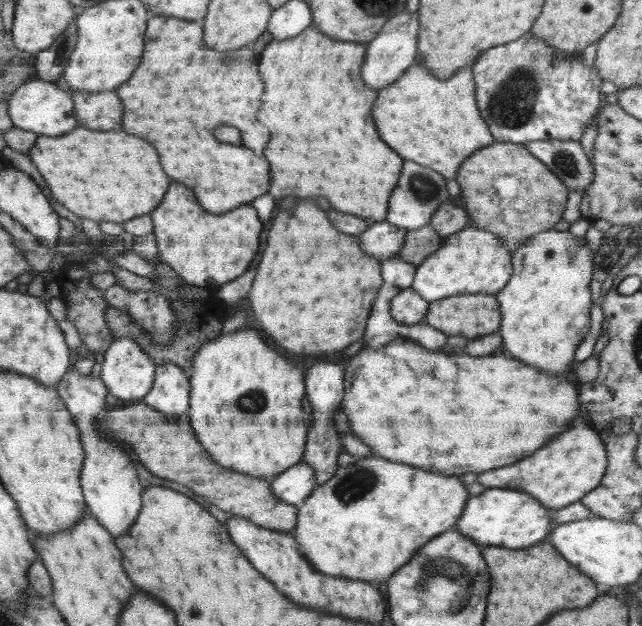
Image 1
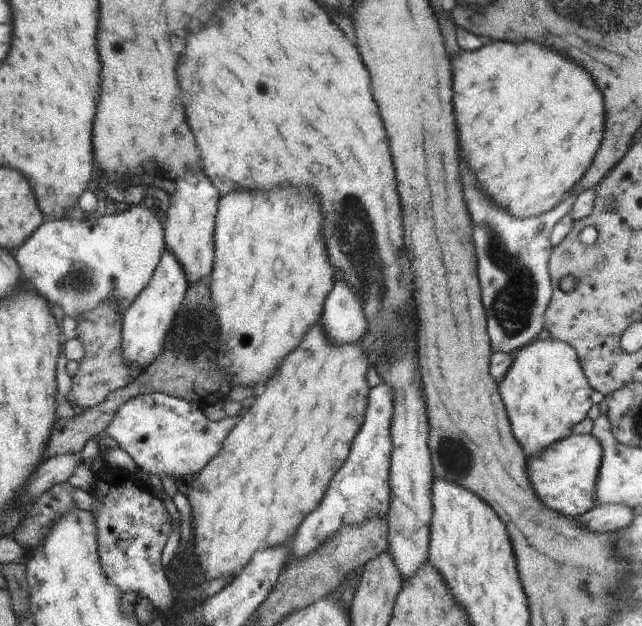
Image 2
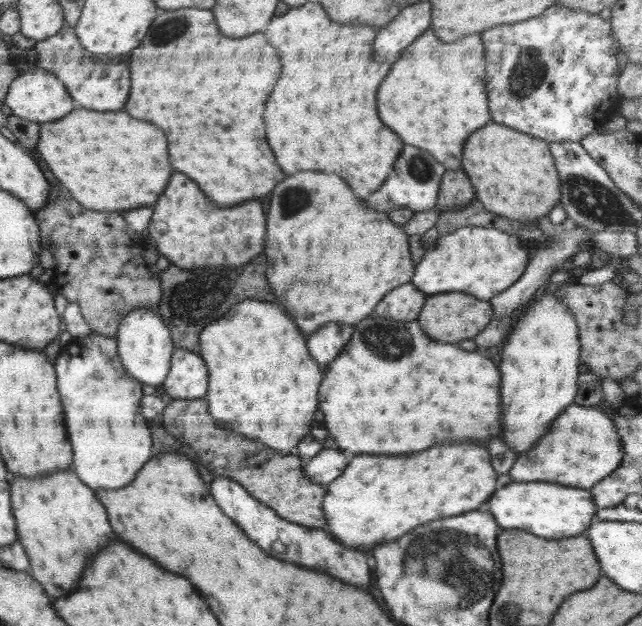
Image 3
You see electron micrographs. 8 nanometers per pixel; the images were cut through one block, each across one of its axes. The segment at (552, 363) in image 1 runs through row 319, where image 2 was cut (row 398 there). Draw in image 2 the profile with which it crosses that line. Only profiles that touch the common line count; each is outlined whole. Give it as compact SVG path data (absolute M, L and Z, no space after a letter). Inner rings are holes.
M551 337L536 340L536 342L531 342L528 346L520 348L513 355L514 360L506 372L506 378L500 382L498 390L500 390L500 396L502 396L504 406L508 410L508 420L512 424L514 438L520 442L524 454L528 458L532 458L540 450L548 448L550 444L573 434L574 426L586 418L588 410L593 405L590 397L594 390L580 366L576 350L566 342L554 340Z

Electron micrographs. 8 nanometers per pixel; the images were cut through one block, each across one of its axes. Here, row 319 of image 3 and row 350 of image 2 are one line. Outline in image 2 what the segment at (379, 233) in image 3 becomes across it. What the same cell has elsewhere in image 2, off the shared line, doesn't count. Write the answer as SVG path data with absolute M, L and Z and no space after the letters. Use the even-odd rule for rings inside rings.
M314 324L306 336L302 338L300 346L294 348L284 362L280 364L280 368L274 372L274 376L266 382L266 390L262 392L262 398L256 398L254 404L248 408L248 412L236 422L236 426L232 428L230 434L224 440L224 444L220 452L206 464L206 466L196 475L196 480L190 484L188 494L188 502L191 506L191 526L192 526L192 542L193 553L197 559L197 564L200 567L205 580L210 581L216 578L222 578L227 583L232 582L237 574L250 562L250 558L256 554L256 550L266 550L266 548L278 548L278 546L286 546L289 544L288 538L292 539L296 534L296 528L300 526L300 522L304 520L311 512L314 512L320 501L322 494L326 492L326 486L330 482L330 478L336 474L336 470L346 462L348 452L350 452L350 444L356 438L362 423L364 422L364 414L366 414L366 406L368 406L368 380L366 380L366 372L368 372L368 360L366 354L358 344L332 344L324 330L322 324Z

